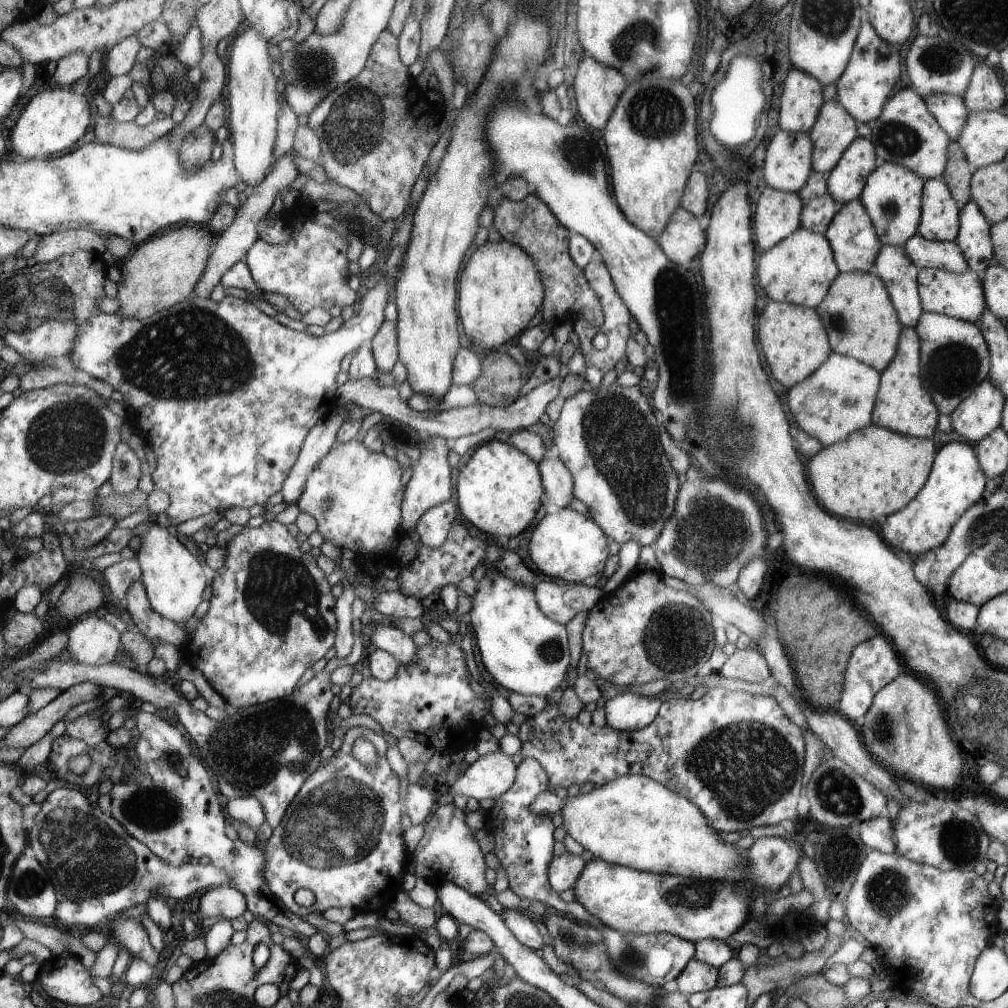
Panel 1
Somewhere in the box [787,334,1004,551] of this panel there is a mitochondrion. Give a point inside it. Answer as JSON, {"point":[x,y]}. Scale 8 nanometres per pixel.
{"point":[952,368]}

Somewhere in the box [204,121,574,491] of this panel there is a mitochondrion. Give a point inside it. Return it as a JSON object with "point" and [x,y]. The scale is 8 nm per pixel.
{"point":[356,224]}

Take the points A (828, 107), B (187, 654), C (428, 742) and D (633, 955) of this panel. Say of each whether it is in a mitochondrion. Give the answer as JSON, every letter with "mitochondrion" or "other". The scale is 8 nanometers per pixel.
{"A":"other","B":"other","C":"other","D":"mitochondrion"}

